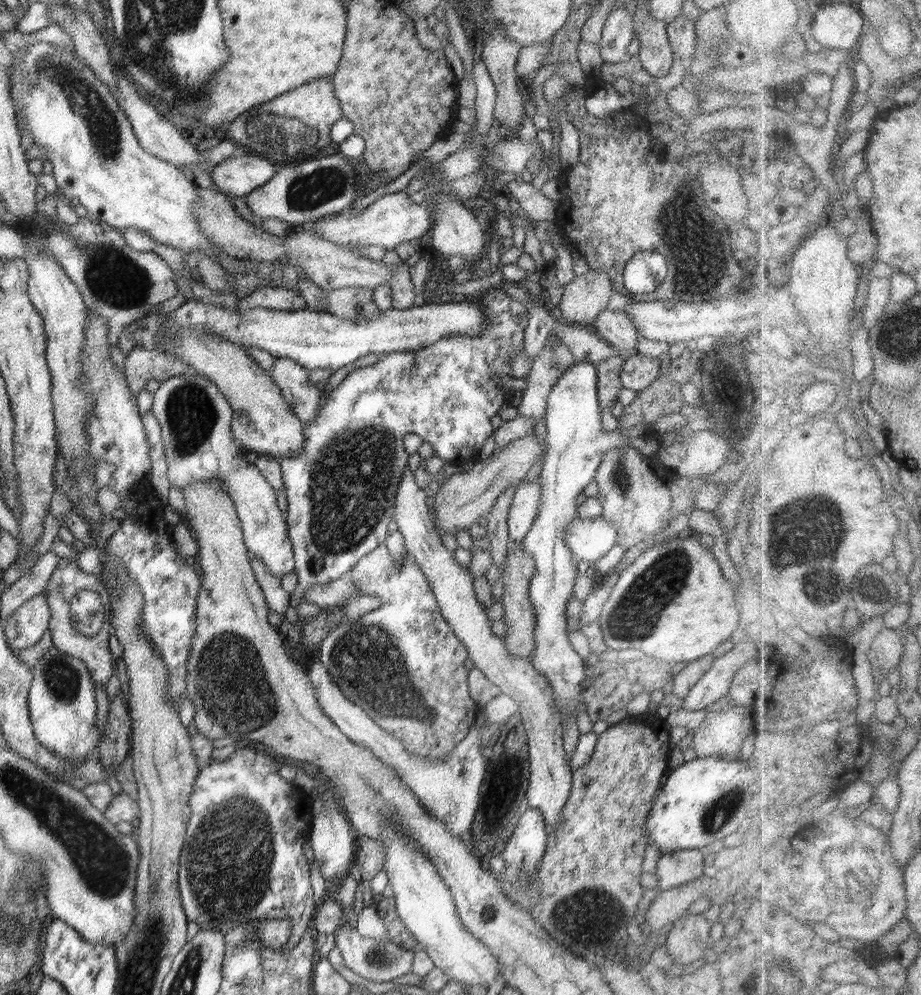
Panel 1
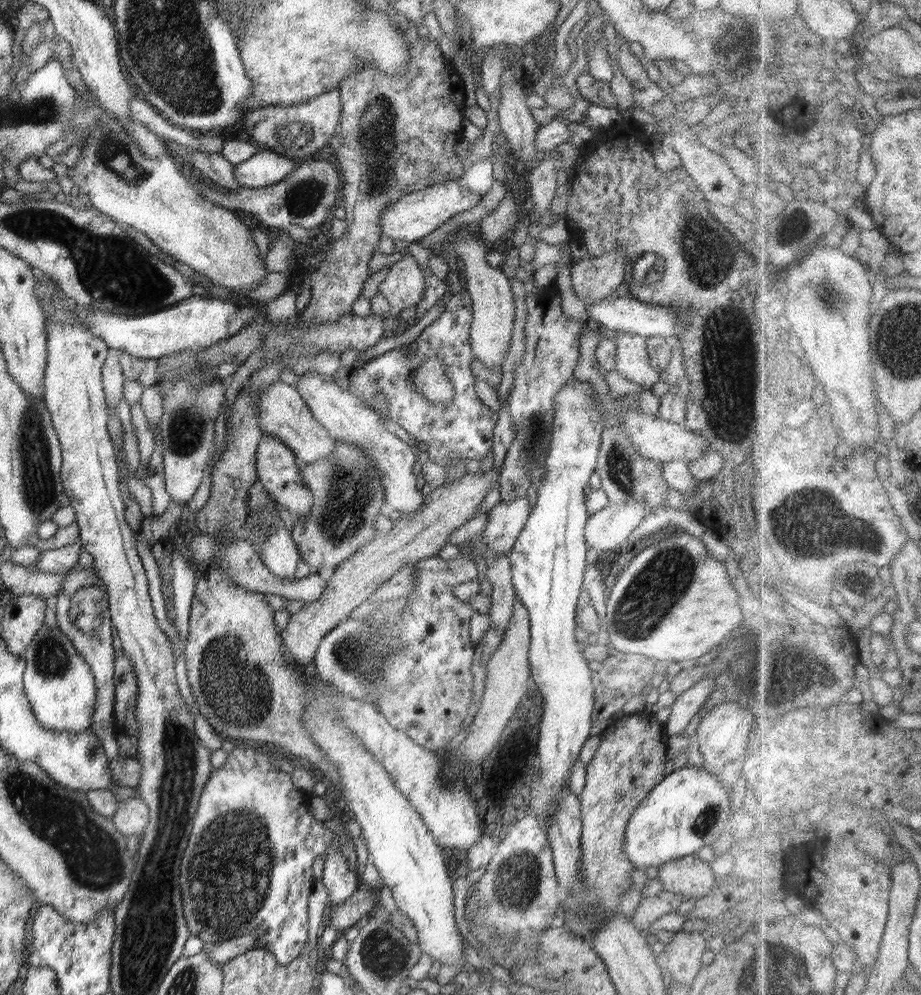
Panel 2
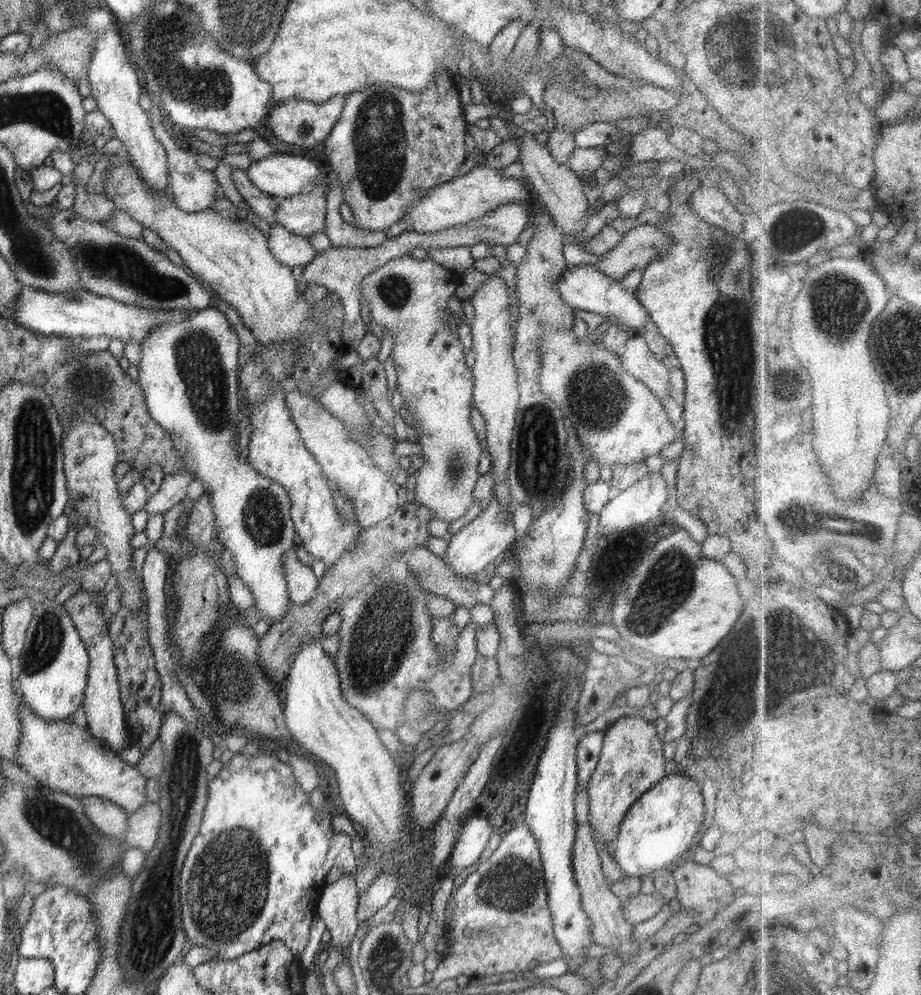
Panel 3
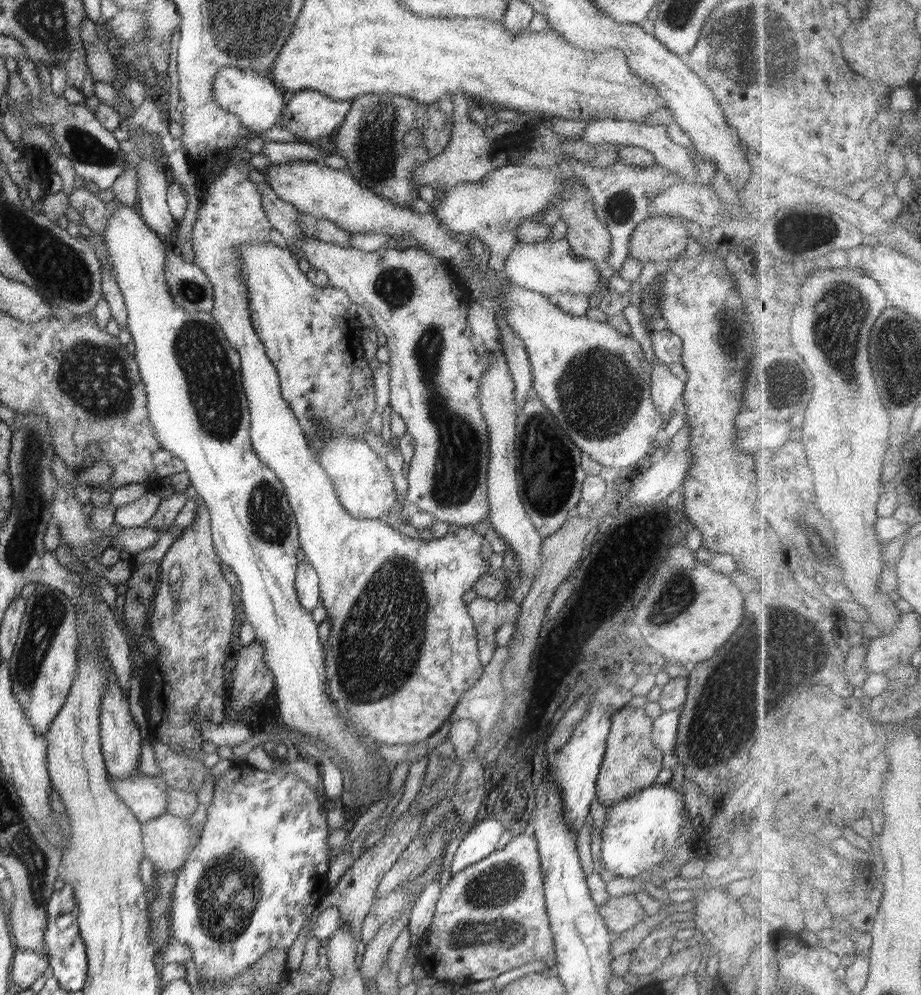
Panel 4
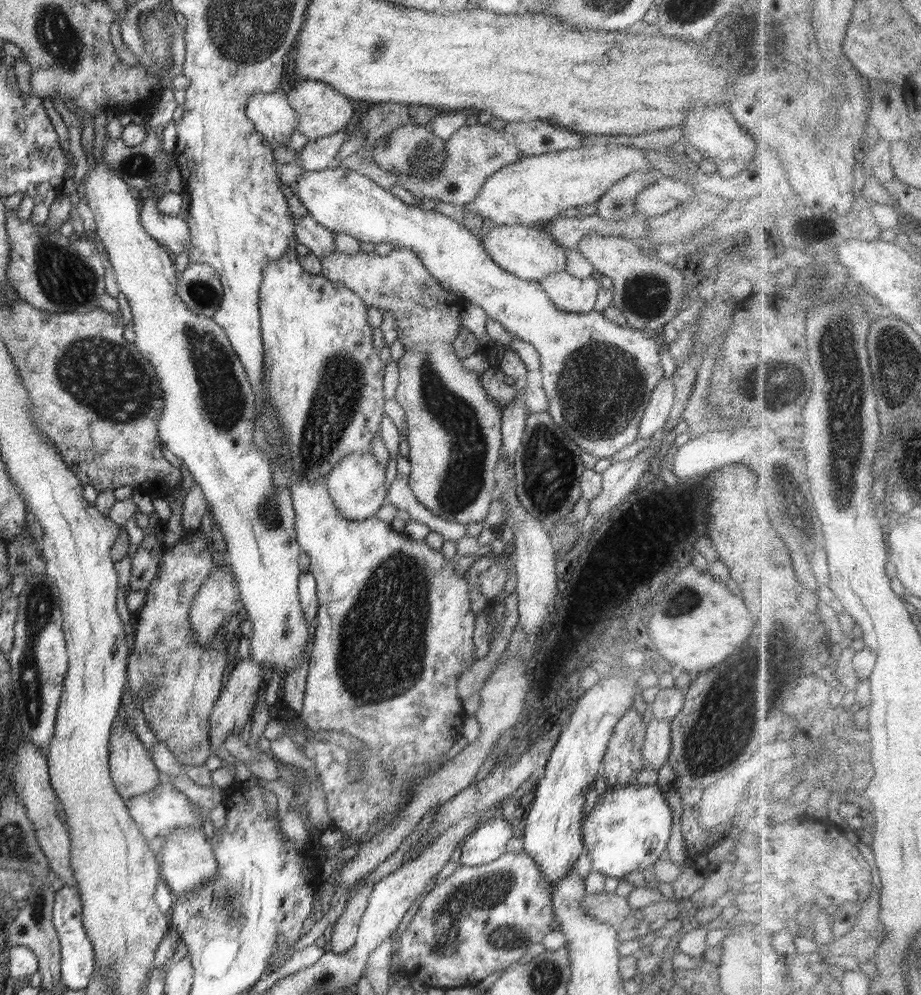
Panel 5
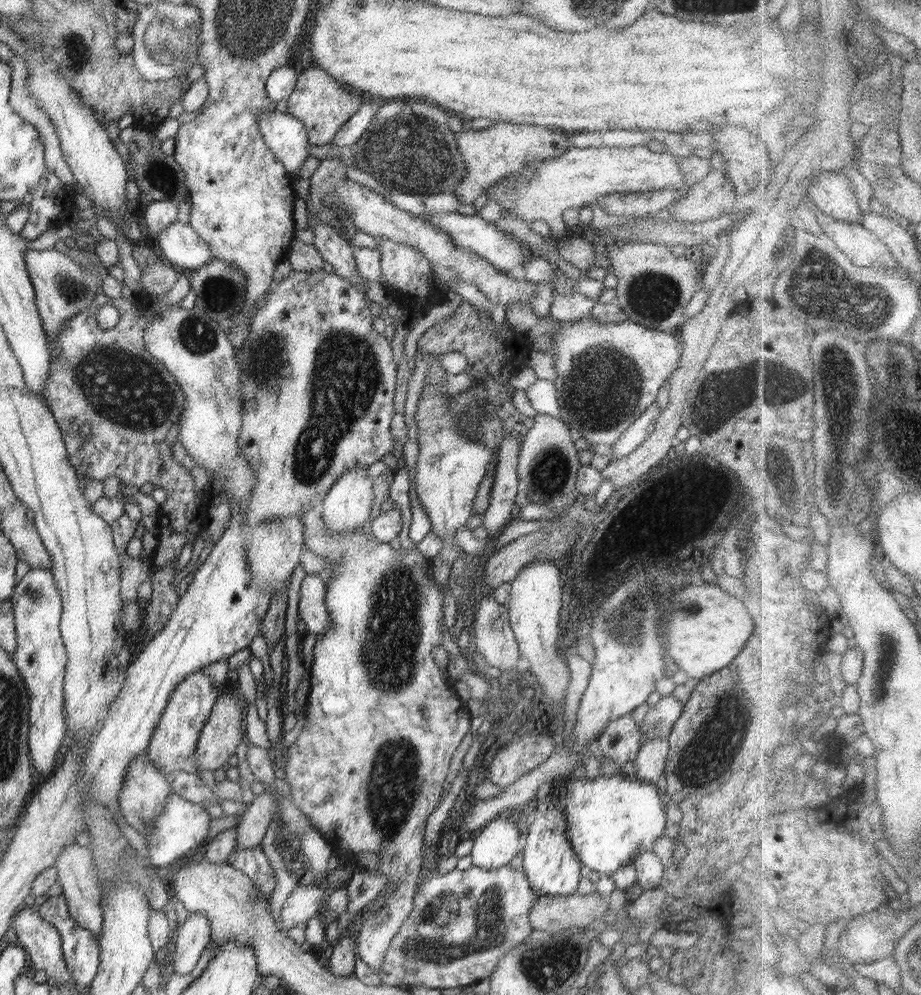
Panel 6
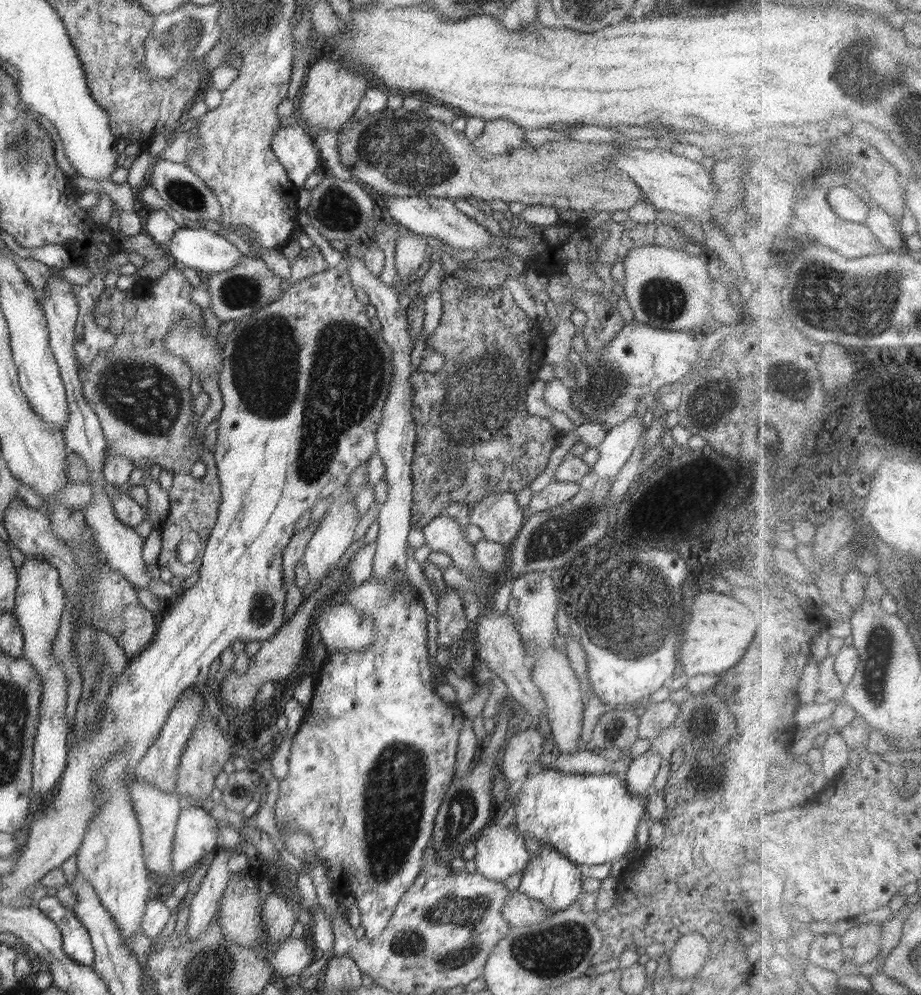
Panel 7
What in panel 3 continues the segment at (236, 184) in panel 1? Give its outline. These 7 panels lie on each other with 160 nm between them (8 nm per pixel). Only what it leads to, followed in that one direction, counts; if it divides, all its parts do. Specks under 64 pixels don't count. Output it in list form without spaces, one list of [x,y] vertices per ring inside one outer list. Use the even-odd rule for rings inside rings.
[[[276,152],[274,155],[253,161],[245,171],[258,190],[269,195],[291,197],[304,189],[311,189],[314,181],[323,176],[320,170],[318,164],[308,158]]]

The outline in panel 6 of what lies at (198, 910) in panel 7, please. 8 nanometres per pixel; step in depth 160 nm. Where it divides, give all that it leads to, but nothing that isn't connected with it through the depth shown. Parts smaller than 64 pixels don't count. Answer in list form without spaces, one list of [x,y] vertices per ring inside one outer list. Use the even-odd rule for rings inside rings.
[[[200,912],[190,914],[182,927],[177,928],[173,972],[190,974],[202,953],[209,946],[211,925]]]

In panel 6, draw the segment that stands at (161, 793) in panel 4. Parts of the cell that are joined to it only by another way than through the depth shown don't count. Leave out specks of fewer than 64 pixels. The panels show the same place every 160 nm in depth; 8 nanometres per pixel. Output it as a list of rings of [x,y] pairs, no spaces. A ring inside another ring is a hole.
[[[172,792],[168,802],[164,803],[160,818],[154,822],[152,830],[146,836],[151,865],[155,868],[171,867],[191,856],[208,838],[212,820],[201,804],[188,802],[186,798]]]

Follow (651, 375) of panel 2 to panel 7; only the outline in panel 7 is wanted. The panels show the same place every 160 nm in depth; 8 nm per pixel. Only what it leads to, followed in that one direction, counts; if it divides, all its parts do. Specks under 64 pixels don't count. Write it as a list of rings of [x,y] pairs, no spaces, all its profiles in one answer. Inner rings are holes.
[[[637,414],[619,425],[612,426],[597,447],[600,458],[592,466],[594,474],[604,480],[615,478],[631,457],[645,431],[642,417]]]

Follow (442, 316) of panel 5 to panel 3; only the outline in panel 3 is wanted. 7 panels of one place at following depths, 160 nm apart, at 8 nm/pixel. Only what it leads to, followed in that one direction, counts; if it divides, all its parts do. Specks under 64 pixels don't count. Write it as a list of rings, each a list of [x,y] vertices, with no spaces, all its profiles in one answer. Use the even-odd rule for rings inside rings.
[[[274,223],[267,233],[268,250],[284,266],[305,266],[319,254],[310,244],[309,237],[292,234],[281,224]],[[412,255],[399,256],[394,258],[394,260],[389,260],[388,262],[380,265],[374,272],[371,272],[368,276],[364,277],[364,280],[359,286],[361,288],[360,302],[367,303],[370,312],[369,316],[371,321],[379,326],[382,326],[384,330],[392,333],[393,347],[392,347],[392,360],[394,362],[394,368],[396,368],[396,374],[398,376],[396,390],[400,391],[400,394],[404,398],[403,406],[408,407],[411,410],[411,415],[415,418],[415,428],[416,431],[413,433],[415,436],[415,441],[422,448],[422,458],[425,460],[422,466],[416,469],[415,474],[411,477],[410,481],[410,498],[411,501],[416,502],[418,505],[425,506],[430,509],[434,514],[435,518],[446,520],[446,522],[452,522],[461,519],[470,508],[470,505],[476,500],[472,491],[474,486],[476,486],[476,481],[480,478],[479,473],[479,459],[480,454],[482,454],[482,445],[474,433],[474,429],[471,425],[470,411],[471,404],[473,403],[473,386],[475,385],[475,380],[473,378],[473,372],[466,366],[466,356],[464,354],[464,346],[458,338],[456,331],[450,329],[450,318],[454,318],[455,314],[452,314],[448,308],[448,302],[454,297],[455,288],[458,284],[462,282],[462,275],[458,272],[450,271],[444,266],[440,266],[437,262],[434,262],[431,258],[429,259],[418,259],[414,258]]]

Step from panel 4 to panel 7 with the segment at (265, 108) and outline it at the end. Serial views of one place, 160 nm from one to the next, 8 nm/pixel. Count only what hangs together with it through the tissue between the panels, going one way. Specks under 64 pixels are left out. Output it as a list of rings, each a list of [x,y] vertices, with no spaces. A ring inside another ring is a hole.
[[[301,123],[297,126],[279,126],[270,144],[272,152],[296,187],[302,189],[310,174],[321,171],[318,147]]]

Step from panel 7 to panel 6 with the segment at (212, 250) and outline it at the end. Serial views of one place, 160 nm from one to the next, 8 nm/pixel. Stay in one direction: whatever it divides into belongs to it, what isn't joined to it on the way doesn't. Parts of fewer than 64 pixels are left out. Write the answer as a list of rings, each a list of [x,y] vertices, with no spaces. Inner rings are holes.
[[[178,220],[170,223],[157,234],[155,240],[158,252],[181,271],[202,268],[207,262],[214,260],[209,246],[188,223]]]

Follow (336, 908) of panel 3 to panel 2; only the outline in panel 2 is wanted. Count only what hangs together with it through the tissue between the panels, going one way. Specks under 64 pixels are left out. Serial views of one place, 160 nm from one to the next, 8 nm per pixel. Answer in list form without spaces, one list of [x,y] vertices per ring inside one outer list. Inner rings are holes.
[[[333,844],[328,846],[324,860],[322,884],[327,888],[332,905],[343,903],[361,887],[357,873],[348,866],[348,860]]]

